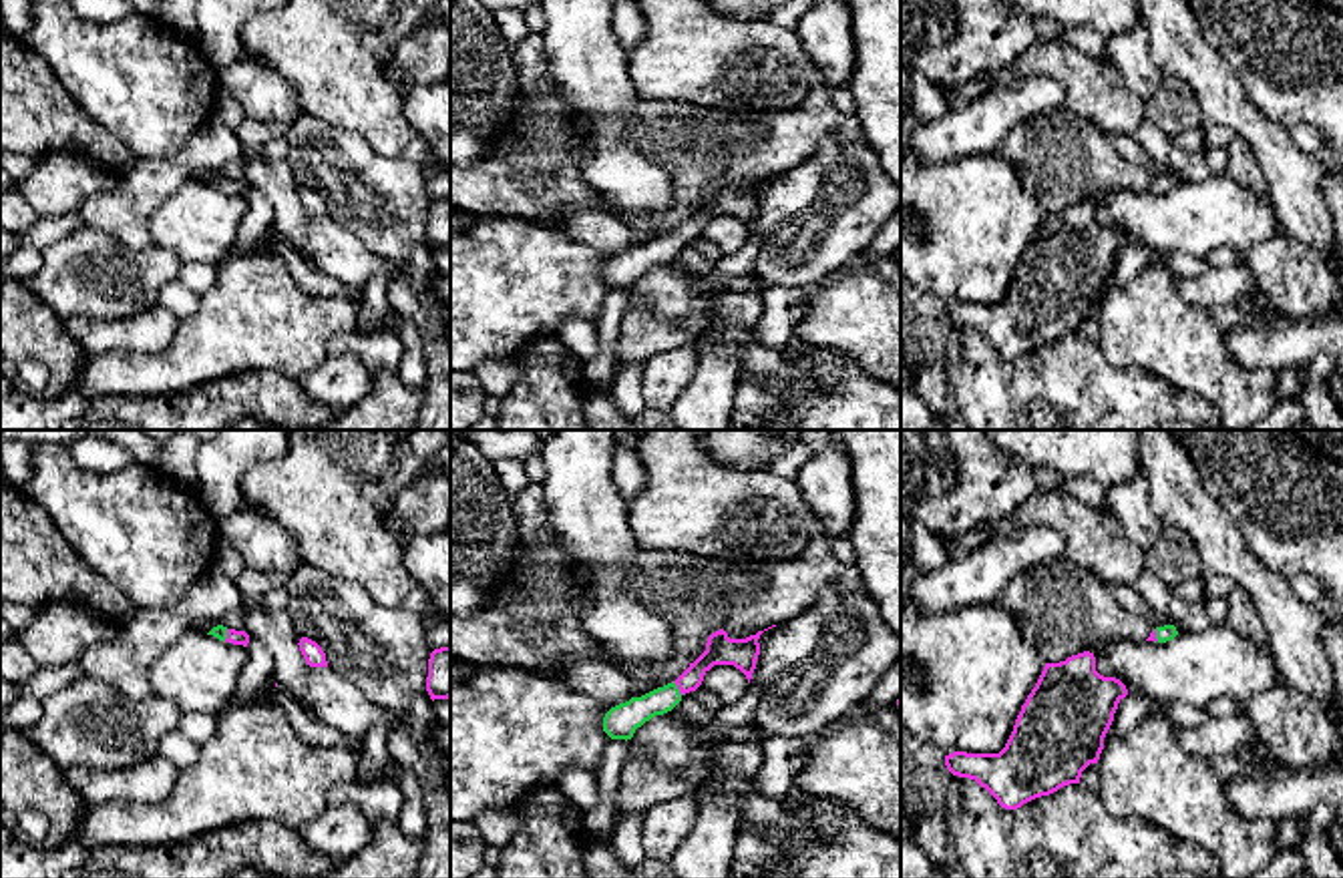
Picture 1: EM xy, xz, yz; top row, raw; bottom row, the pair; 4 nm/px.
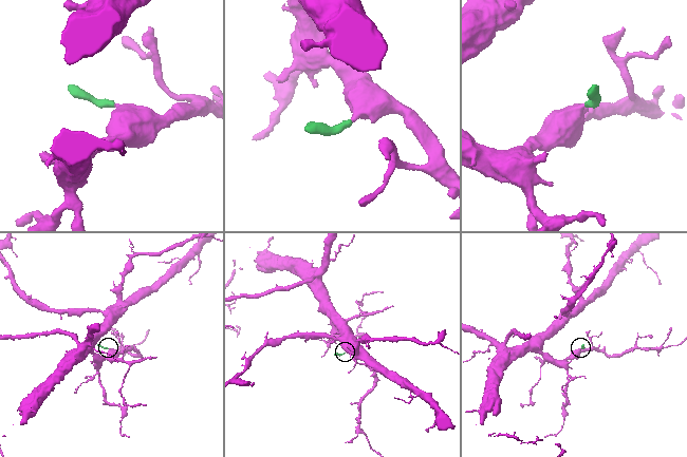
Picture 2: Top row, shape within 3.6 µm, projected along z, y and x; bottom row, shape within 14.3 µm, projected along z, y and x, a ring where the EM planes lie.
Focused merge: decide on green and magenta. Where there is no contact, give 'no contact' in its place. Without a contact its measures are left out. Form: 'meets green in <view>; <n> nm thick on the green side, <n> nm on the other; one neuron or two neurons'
meets green in xz; 120 nm thick on the green side, 120 nm on the other; one neuron

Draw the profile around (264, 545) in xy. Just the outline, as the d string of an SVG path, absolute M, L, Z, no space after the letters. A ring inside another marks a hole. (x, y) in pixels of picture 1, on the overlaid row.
M247 504L215 518L215 528L237 548L247 569L292 575L304 565L294 536Z

